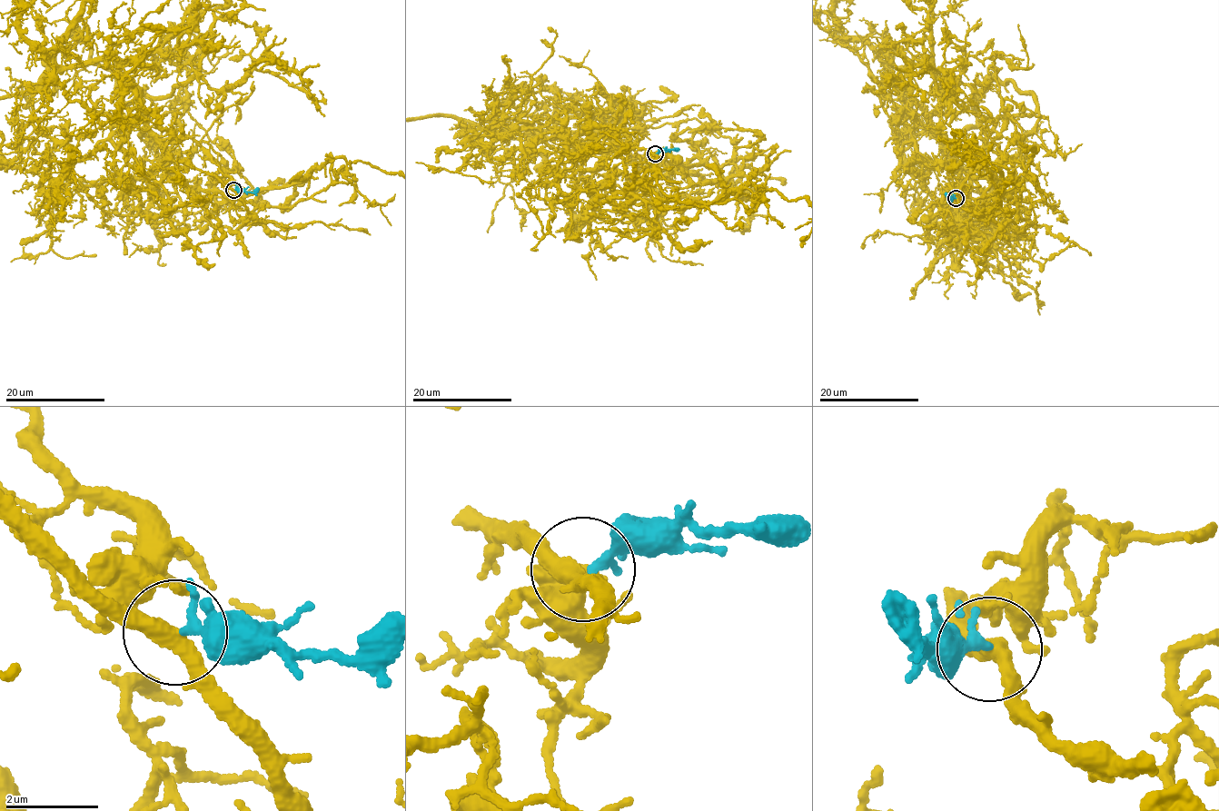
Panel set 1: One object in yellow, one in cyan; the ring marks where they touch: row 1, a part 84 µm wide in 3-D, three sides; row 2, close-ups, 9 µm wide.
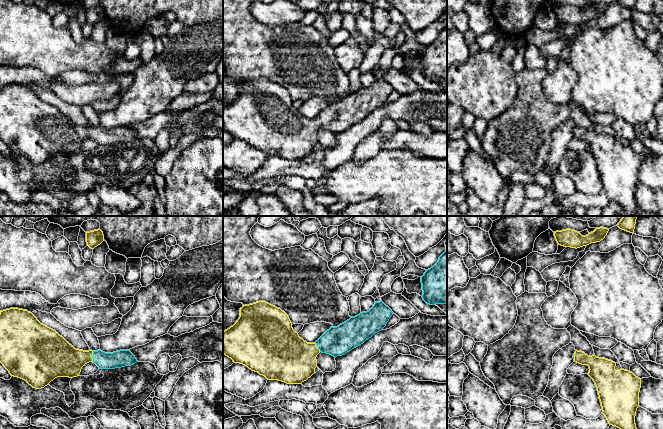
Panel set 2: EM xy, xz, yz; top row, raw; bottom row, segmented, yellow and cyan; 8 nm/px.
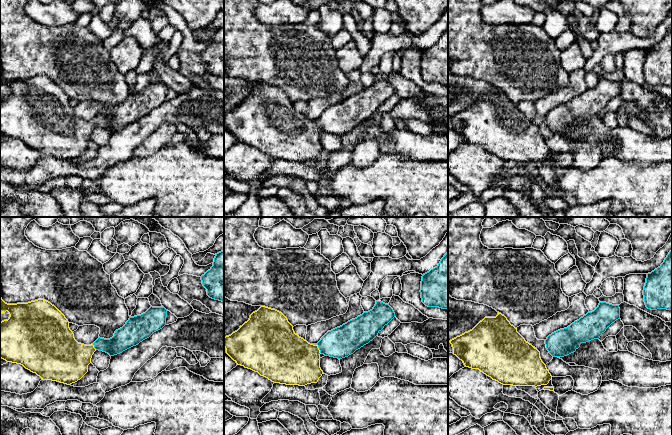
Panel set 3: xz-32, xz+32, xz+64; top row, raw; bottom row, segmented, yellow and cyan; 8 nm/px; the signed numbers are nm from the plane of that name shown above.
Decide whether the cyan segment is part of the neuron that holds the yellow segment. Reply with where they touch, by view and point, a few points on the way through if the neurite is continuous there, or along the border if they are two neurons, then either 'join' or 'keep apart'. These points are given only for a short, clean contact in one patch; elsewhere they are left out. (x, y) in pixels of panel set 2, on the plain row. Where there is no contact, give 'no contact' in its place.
meets yellow in xy at (92, 131); runs through xy (62, 136), (73, 136), (92, 131), (100, 134), (122, 134); join

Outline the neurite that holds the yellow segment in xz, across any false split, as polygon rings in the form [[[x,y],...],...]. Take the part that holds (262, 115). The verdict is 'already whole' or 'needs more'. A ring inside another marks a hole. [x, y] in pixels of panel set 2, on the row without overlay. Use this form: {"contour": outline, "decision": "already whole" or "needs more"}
{"contour": [[[259,77],[243,81],[237,98],[223,108],[223,129],[234,139],[243,140],[268,156],[301,160],[315,149],[316,133],[320,128],[334,133],[345,131],[381,107],[392,91],[392,86],[382,77],[375,78],[369,87],[351,93],[337,103],[331,103],[315,119],[307,119],[293,106],[284,87]]], "decision": "needs more"}

